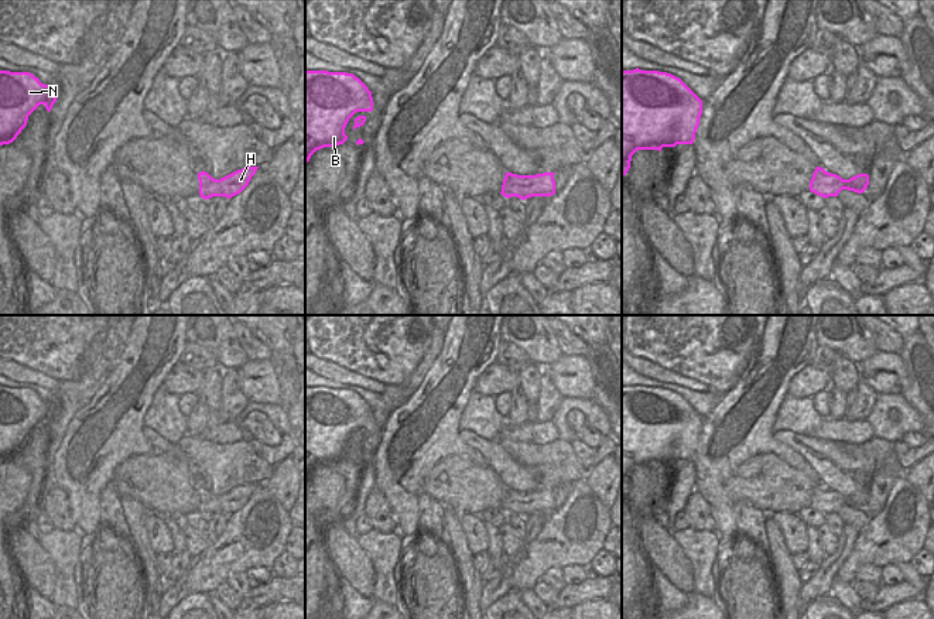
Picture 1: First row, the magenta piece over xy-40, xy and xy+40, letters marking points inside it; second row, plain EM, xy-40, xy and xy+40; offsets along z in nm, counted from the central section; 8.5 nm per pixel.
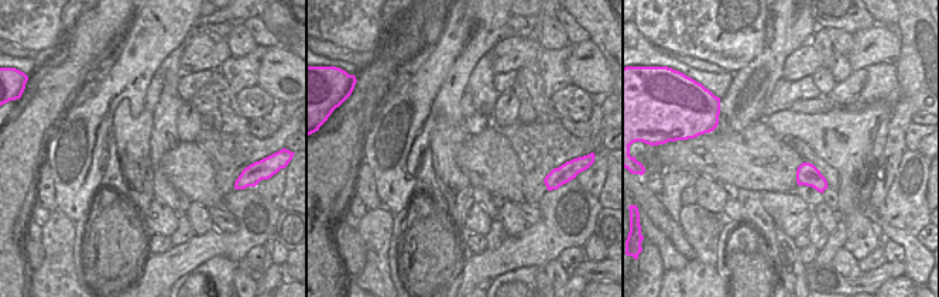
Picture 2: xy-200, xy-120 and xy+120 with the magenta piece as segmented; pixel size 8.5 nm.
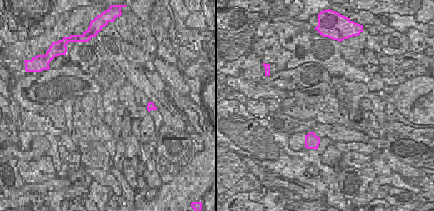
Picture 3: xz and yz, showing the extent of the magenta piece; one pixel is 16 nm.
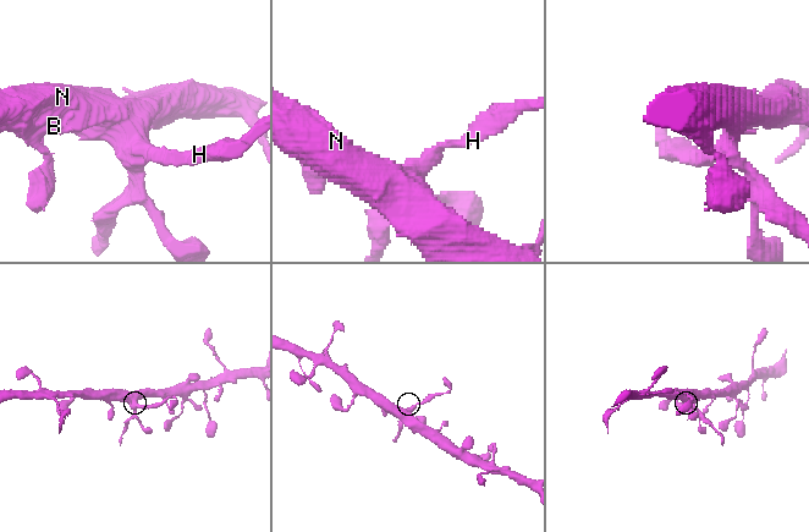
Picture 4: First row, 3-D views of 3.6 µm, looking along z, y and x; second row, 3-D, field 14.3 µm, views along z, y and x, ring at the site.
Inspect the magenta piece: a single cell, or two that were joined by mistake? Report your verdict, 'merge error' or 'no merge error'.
no merge error

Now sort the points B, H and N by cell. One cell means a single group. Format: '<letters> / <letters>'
B H N

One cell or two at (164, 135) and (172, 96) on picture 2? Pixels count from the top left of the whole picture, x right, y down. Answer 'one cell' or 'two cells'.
one cell

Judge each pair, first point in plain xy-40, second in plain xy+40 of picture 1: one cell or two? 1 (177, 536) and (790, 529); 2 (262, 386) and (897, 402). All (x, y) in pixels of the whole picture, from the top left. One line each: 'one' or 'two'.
1: two
2: two

